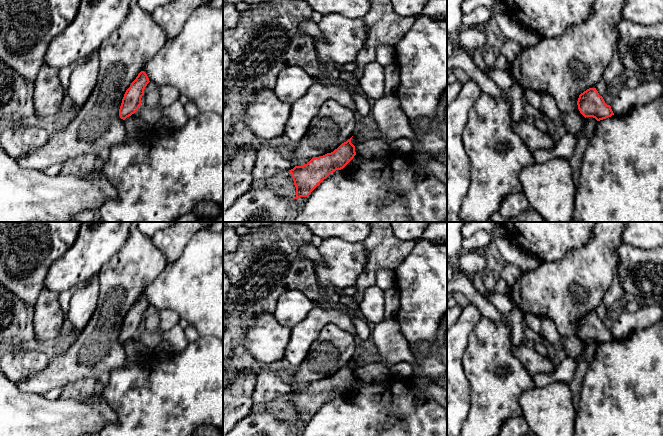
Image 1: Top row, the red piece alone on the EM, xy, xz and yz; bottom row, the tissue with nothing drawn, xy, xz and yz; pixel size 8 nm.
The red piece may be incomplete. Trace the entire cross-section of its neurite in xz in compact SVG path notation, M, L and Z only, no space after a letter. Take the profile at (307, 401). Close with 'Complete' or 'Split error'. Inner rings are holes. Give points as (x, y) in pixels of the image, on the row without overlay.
M351 363L323 380L312 382L307 388L289 394L296 411L296 421L308 421L331 397L343 393L356 379Z. Complete

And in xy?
M141 295L136 303L126 314L119 333L119 340L125 344L134 338L141 329L141 322L144 319L144 313L149 307L149 302L144 295Z. Complete

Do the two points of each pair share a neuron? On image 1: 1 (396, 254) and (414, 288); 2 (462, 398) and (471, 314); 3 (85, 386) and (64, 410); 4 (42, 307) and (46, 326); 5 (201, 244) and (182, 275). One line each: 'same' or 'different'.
1: different
2: same
3: different
4: same
5: same

